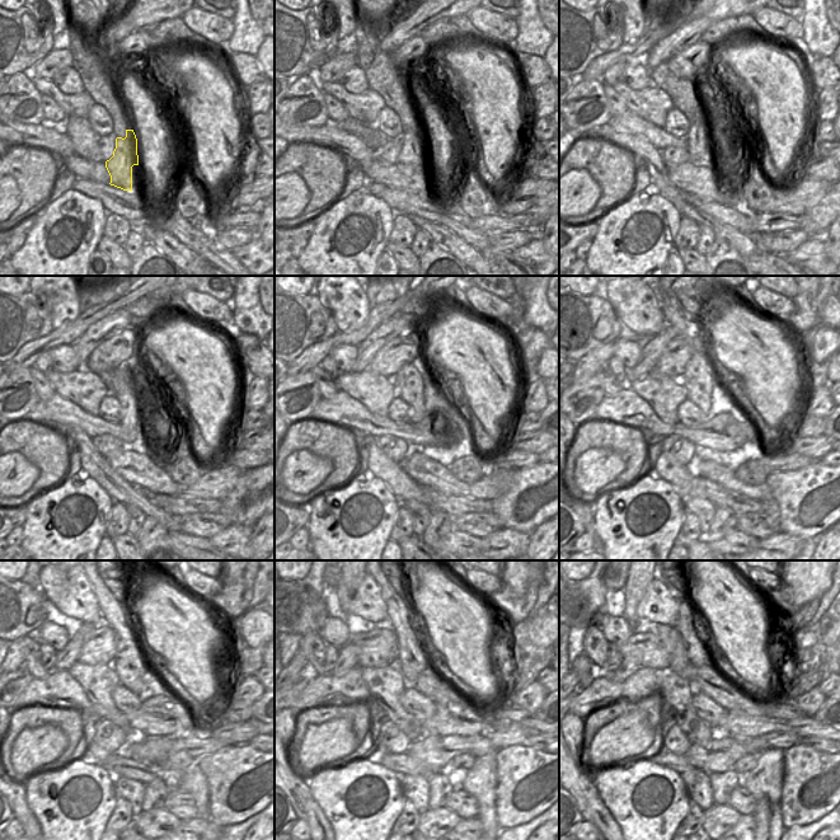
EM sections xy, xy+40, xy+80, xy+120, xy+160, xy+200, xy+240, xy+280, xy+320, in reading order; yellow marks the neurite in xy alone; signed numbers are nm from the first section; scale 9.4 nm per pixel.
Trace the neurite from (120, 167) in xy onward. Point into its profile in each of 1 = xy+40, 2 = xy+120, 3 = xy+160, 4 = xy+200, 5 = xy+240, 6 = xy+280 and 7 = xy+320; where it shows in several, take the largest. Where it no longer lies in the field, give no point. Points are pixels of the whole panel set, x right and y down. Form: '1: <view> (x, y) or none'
1: xy+40 (413, 150)
2: xy+120 (127, 376)
3: xy+160 (408, 381)
4: xy+200 (698, 378)
5: xy+240 (128, 663)
6: xy+280 (412, 661)
7: xy+320 (697, 652)

